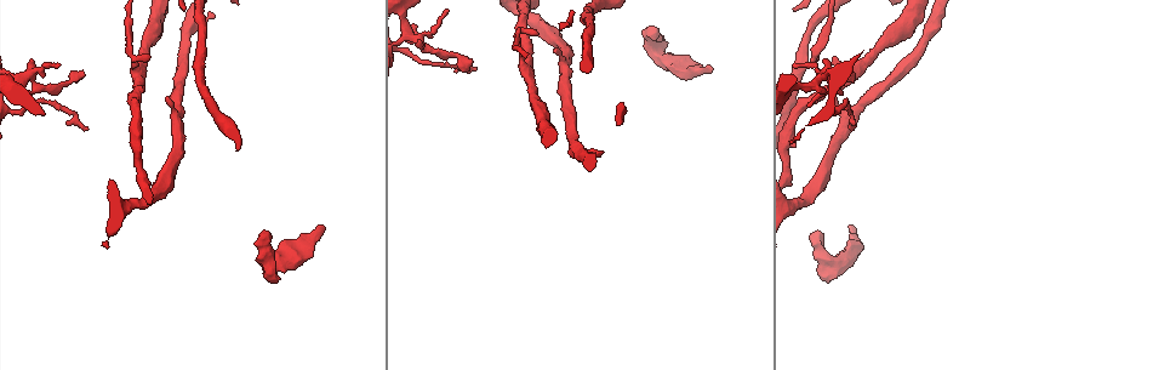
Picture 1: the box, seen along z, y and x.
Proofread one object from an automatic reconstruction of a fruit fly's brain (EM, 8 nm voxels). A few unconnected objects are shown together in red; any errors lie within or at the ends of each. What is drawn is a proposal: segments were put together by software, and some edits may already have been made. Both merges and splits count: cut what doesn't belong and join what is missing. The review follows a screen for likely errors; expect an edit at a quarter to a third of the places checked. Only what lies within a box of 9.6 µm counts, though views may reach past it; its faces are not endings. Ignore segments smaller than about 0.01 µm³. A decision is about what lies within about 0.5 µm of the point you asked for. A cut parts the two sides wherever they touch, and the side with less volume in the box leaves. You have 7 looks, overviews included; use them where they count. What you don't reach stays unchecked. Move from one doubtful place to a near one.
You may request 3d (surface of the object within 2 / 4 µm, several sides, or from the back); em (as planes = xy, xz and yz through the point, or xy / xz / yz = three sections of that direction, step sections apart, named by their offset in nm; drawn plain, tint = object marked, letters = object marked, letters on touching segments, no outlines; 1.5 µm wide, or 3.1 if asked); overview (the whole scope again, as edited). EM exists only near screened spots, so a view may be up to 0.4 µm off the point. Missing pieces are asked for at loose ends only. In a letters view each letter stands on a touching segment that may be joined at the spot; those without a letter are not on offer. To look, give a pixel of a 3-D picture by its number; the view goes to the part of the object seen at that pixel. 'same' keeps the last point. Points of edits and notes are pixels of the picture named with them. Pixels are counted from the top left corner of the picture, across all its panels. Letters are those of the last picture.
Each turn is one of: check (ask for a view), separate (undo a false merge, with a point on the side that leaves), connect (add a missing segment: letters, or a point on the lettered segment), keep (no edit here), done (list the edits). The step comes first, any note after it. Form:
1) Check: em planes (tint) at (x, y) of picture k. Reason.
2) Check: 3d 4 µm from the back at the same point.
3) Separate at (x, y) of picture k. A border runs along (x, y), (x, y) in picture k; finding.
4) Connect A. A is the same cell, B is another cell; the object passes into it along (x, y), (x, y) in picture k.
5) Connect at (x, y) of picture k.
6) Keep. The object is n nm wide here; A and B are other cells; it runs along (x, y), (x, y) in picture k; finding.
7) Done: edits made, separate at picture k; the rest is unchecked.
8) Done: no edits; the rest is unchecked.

Check: em planes (tint) at (836, 97) of picture 1. Branch stops here.

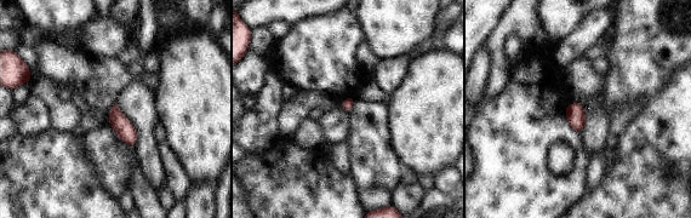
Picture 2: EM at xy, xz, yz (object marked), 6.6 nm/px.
Check: em planes (letters) at the same point.

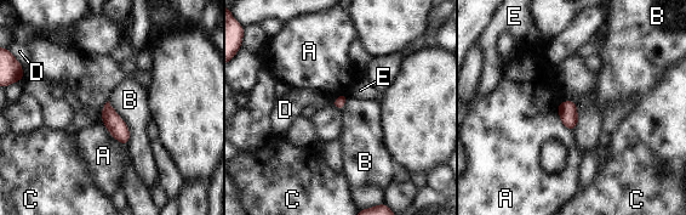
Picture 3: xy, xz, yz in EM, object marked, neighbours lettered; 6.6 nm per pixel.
Keep. A, B, C, D and E are other cells; a border runs along (108, 101), (127, 128), (125, 146) in picture 3; none of them fits.

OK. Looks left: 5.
Check: em planes (letters) at (850, 128) of picture 1. Free end.

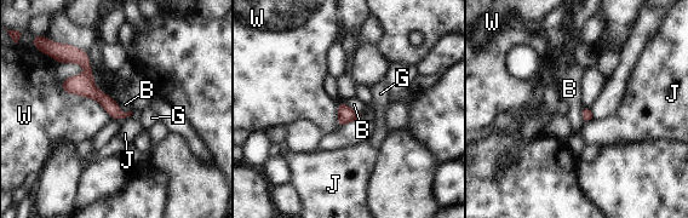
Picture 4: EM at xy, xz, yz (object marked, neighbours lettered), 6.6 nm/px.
Keep. The object is 80 nm wide here; B, G, J and W are other cells; a border runs along (344, 103), (354, 110), (362, 112) in picture 4; no lettered segment goes on from it.

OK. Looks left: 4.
Check: 3d 4 µm at (818, 230) of picture 1. Free end.

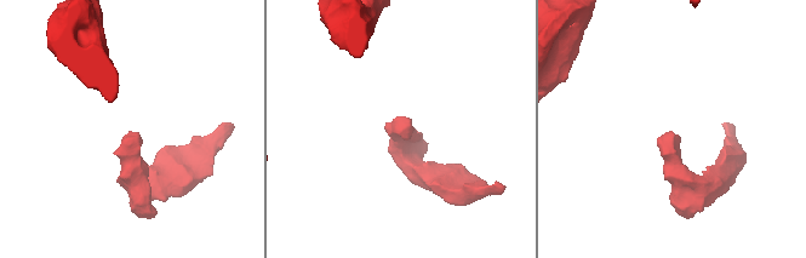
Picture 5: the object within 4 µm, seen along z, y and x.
Check: em xz step 4 (letters) at (137, 134) of picture 5.

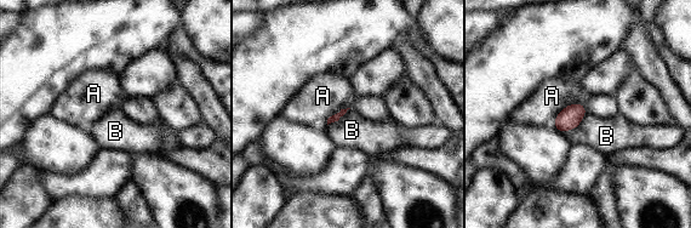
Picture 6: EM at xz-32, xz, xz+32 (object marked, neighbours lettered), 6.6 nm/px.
Keep. A and B are other cells; a border runs along (586, 113), (575, 127), (561, 132) in picture 6; none of them fits.

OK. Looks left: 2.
Done: no edits; the rest is unchecked.

